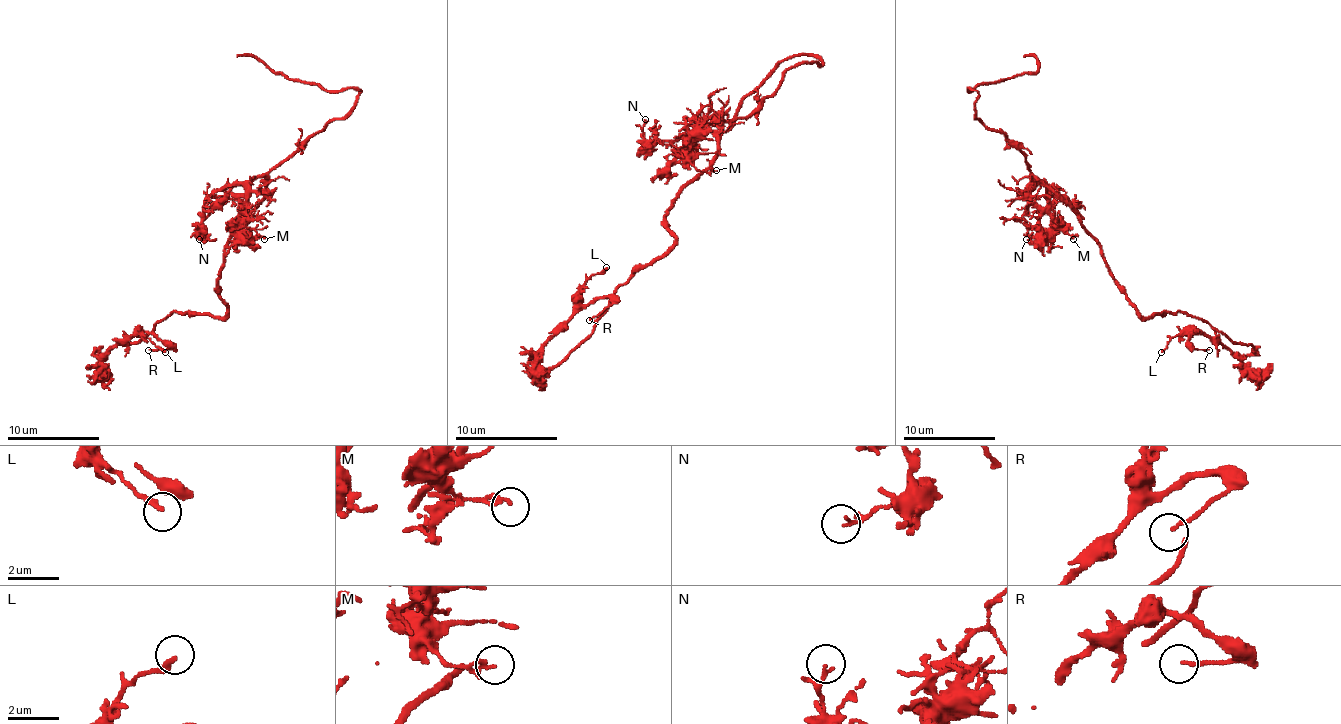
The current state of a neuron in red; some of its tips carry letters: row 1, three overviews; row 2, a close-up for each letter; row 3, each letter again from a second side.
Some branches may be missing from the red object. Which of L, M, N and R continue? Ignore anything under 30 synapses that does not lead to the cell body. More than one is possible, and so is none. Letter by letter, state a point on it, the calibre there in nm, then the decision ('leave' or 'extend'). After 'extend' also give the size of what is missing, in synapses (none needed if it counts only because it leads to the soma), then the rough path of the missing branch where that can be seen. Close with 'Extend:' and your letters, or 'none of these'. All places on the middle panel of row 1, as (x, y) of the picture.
L: place (606, 267); calibre 180 nm; leave
M: place (716, 170); calibre 150 nm; leave
N: place (645, 119); calibre 100 nm; leave
R: place (589, 320); calibre 140 nm; leave
Extend: none of these

